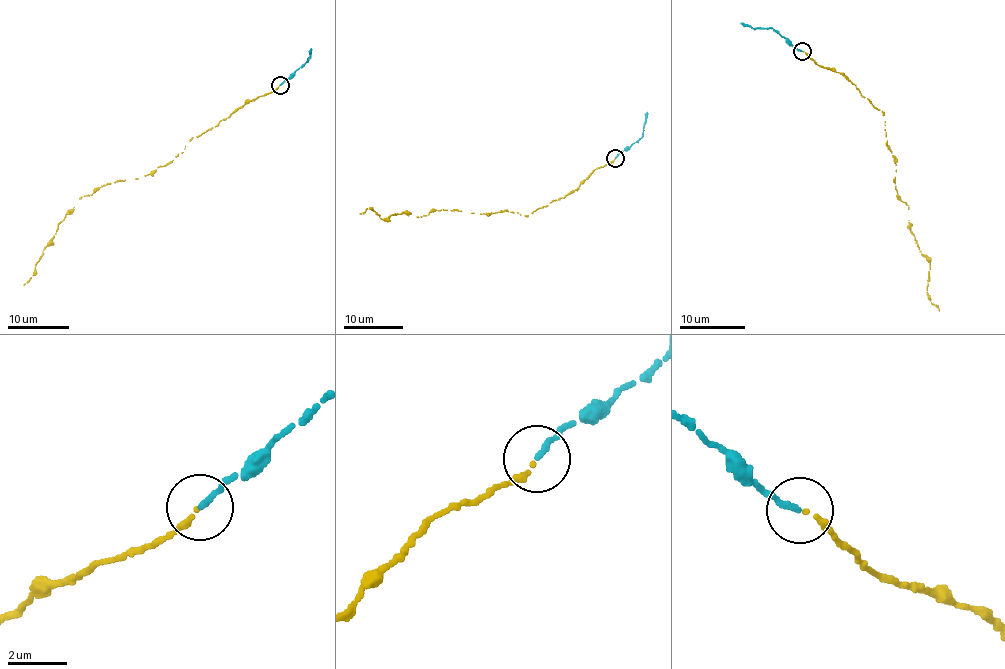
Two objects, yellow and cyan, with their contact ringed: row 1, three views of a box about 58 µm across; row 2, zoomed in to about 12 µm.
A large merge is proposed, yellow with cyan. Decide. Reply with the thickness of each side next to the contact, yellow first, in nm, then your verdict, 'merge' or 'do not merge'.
calibres 190 and 200 nm; merge

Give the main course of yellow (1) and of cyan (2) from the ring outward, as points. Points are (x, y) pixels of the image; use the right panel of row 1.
1: (802, 52), (844, 75), (881, 110), (896, 190), (930, 264), (927, 297), (939, 310)
2: (802, 51), (789, 44), (772, 28), (751, 28), (741, 23)

